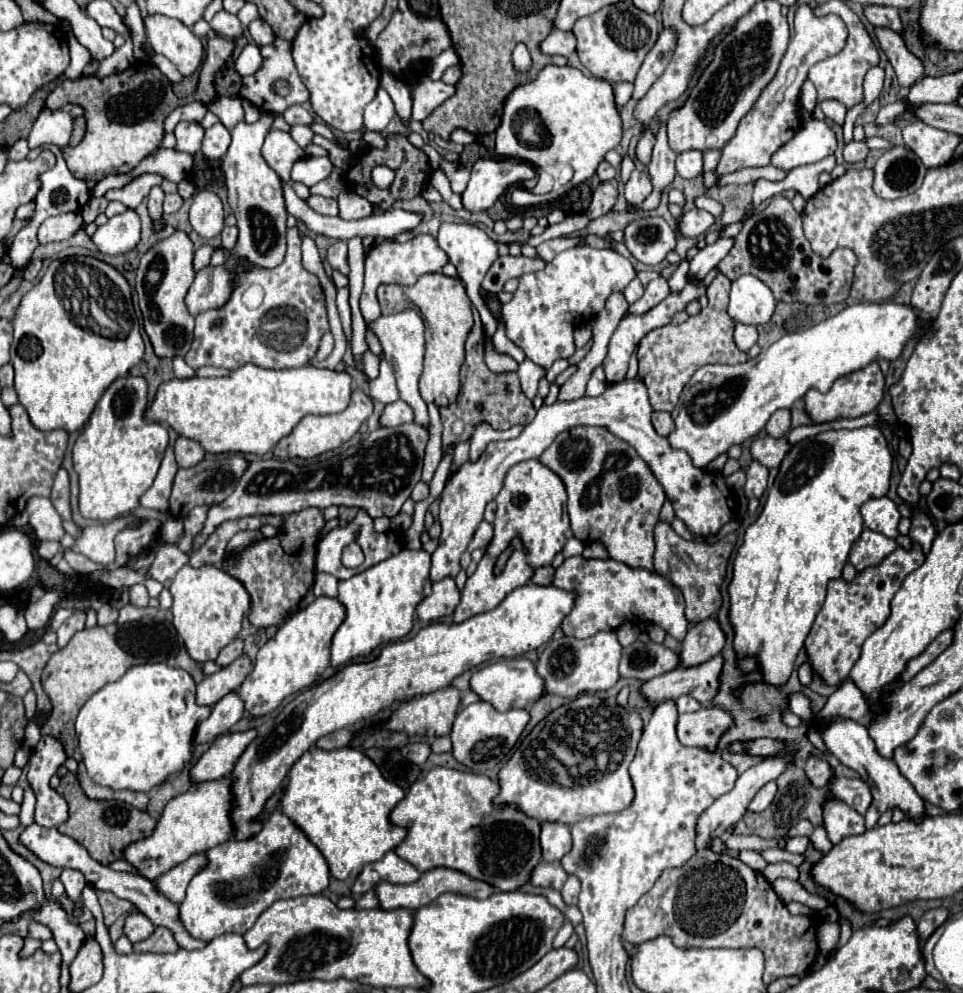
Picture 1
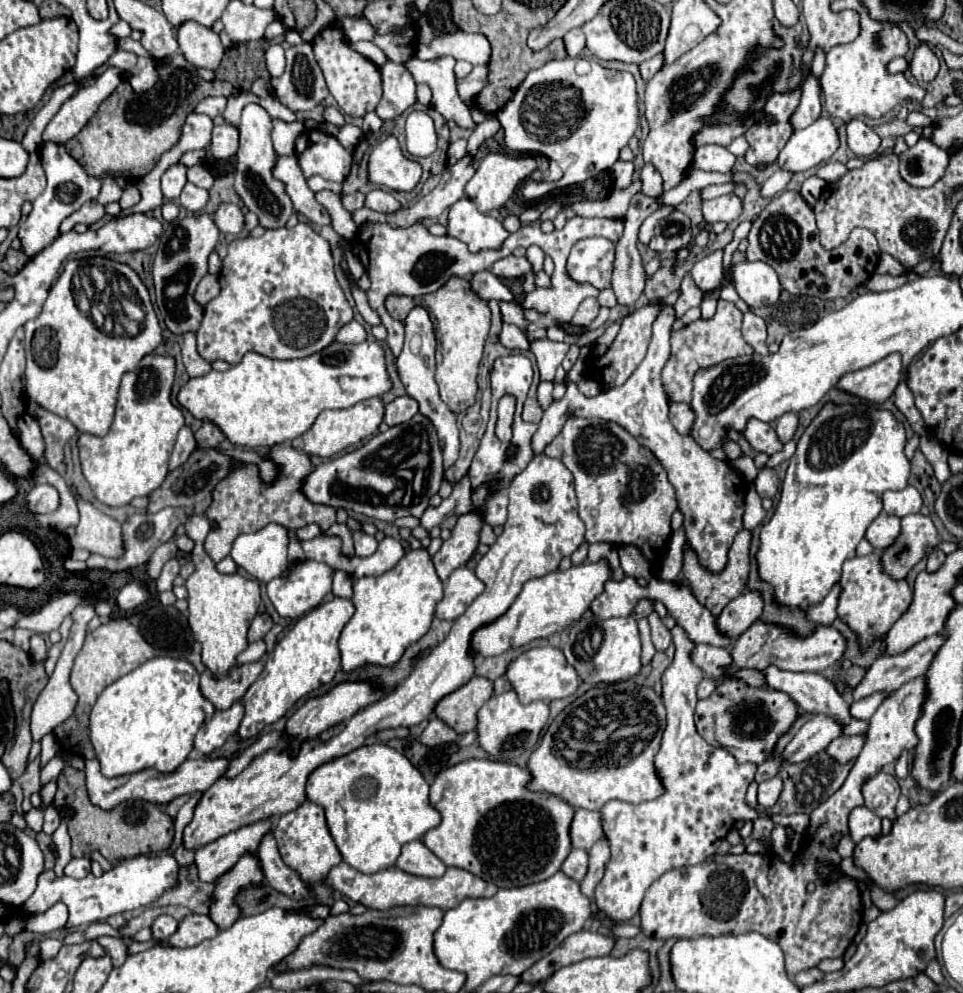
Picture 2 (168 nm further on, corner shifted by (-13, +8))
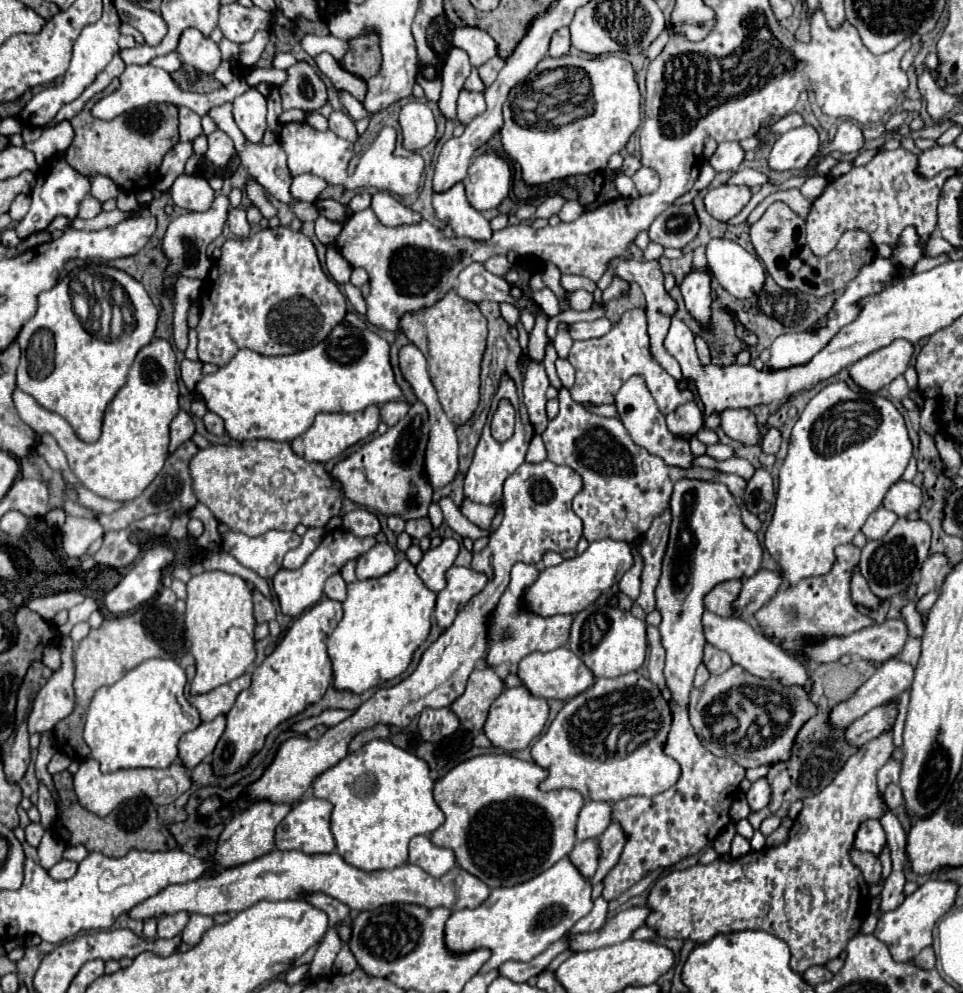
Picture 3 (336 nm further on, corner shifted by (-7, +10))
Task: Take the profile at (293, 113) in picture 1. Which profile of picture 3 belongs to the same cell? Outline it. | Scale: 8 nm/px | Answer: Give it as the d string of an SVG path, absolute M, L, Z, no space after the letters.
M332 112L328 122L330 122L330 130L334 134L338 134L340 138L344 138L348 142L356 142L358 140L358 132L356 132L356 126L354 126L354 120L346 112Z

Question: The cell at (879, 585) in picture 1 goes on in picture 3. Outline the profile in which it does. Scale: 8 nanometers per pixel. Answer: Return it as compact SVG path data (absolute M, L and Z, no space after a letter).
M856 570L856 576L852 578L852 600L856 604L864 604L864 606L870 606L870 608L878 608L878 604L880 604L880 598L872 596L864 576L860 576L858 570Z

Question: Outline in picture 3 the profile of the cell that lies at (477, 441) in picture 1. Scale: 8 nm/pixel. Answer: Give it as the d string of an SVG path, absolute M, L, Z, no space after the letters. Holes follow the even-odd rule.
M504 376L504 380L500 382L500 388L498 388L498 392L495 393L491 402L487 422L484 426L484 432L482 432L482 438L478 442L478 448L476 448L472 466L468 468L468 474L464 478L464 494L466 494L466 498L472 500L472 502L478 502L478 504L494 504L494 502L500 502L502 500L502 484L524 462L524 456L526 456L526 450L528 450L528 444L530 444L532 436L534 436L532 426L526 428L520 422L519 397L516 394L516 386L514 386L514 382L510 378ZM503 398L510 400L516 410L515 429L514 436L510 440L498 442L498 440L492 438L490 423L499 401Z

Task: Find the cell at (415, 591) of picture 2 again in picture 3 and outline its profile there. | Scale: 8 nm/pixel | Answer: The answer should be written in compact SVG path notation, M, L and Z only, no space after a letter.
M402 560L392 572L380 578L362 580L362 582L356 580L348 584L348 598L342 604L344 618L328 636L328 656L332 660L332 670L334 670L334 688L348 690L352 694L362 694L370 688L376 688L400 676L412 662L414 650L430 634L432 626L430 616L434 612L434 604L436 604L436 594L424 588L424 582L416 576L416 568L408 560Z

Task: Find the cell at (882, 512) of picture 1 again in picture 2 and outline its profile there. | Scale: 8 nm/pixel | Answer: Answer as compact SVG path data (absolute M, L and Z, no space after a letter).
M906 486L904 490L898 490L898 492L888 490L884 492L882 502L884 502L884 512L898 518L904 518L908 514L918 514L922 506L920 492L914 486Z

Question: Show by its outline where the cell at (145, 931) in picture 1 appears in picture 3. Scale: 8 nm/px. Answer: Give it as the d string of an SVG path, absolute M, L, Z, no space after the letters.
M176 912L158 920L158 938L174 938L188 924L188 912Z

